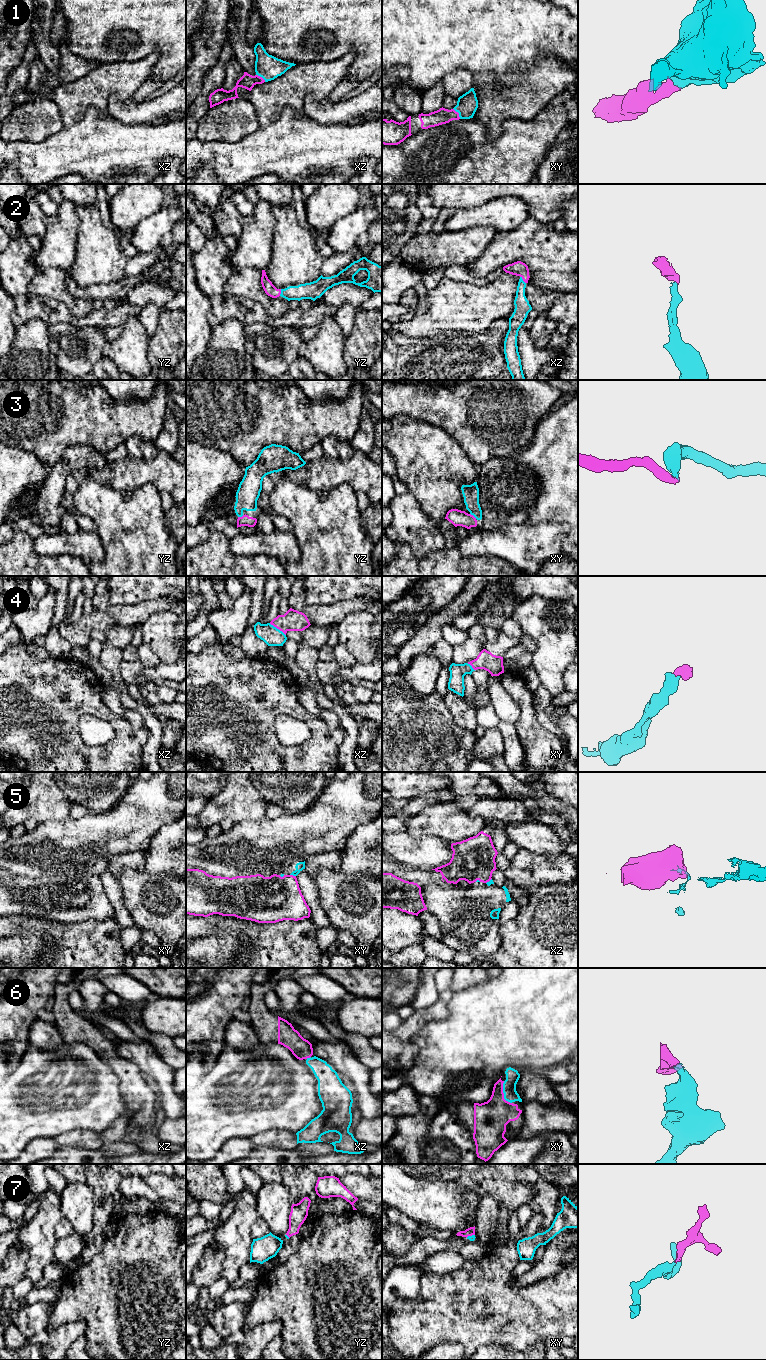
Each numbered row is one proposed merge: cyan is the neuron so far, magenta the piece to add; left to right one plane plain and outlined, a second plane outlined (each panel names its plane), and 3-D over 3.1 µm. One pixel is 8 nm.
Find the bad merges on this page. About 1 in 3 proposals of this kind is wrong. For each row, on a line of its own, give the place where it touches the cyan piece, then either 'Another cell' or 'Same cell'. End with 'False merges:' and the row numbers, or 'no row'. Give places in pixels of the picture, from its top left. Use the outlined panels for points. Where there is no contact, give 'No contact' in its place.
1: Touches cyan at xy (458, 112). Same cell
2: Touches cyan at xz (522, 280). Same cell
3: Touches cyan at xy (473, 515). Same cell
4: Touches cyan at xz (276, 628). Same cell
5: Touches cyan at xy (293, 875). Another cell
6: Touches cyan at xy (503, 1092). Same cell
7: Touches cyan at xy (470, 1236). Same cell
False merges: 5

